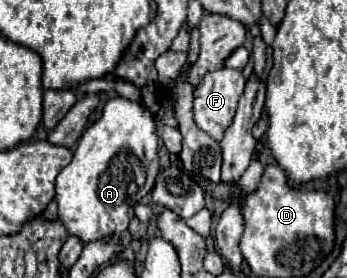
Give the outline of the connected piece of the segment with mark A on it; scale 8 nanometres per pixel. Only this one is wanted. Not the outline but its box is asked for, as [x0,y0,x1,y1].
[56,96,158,244]

